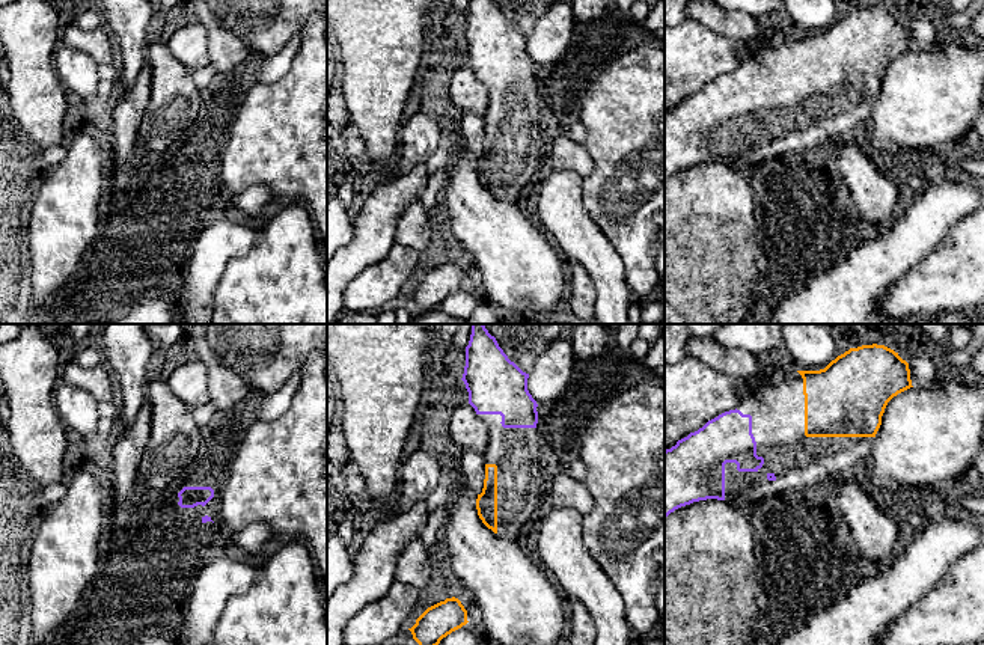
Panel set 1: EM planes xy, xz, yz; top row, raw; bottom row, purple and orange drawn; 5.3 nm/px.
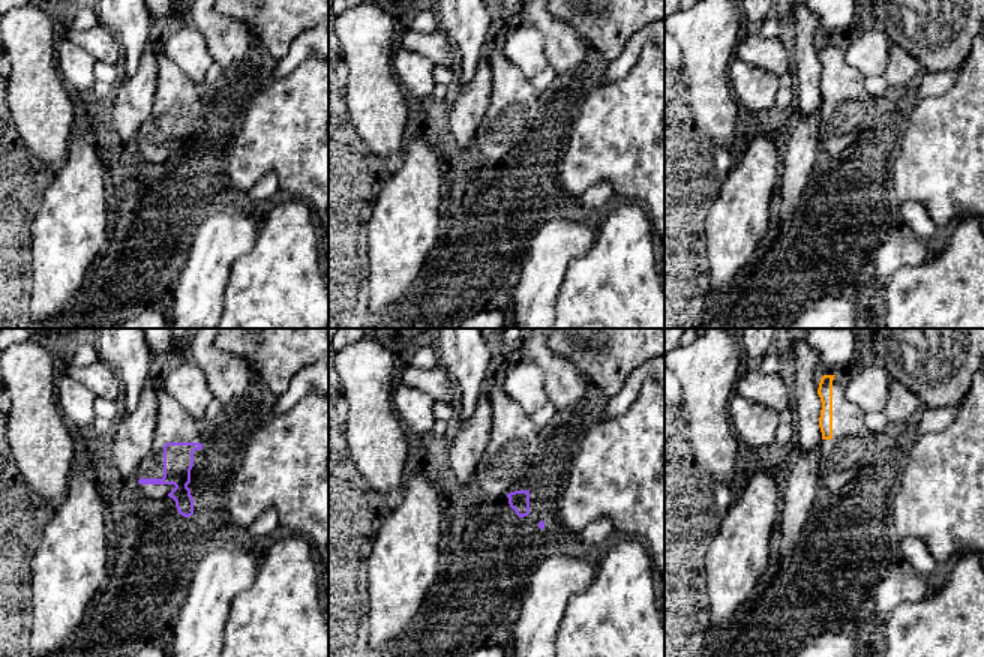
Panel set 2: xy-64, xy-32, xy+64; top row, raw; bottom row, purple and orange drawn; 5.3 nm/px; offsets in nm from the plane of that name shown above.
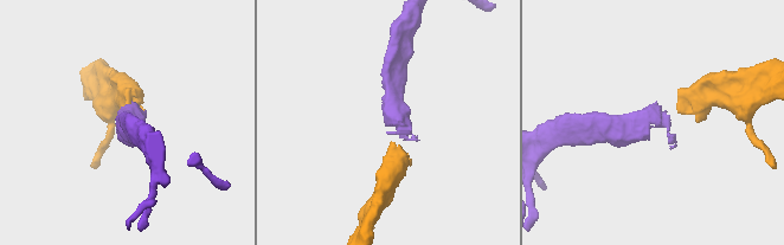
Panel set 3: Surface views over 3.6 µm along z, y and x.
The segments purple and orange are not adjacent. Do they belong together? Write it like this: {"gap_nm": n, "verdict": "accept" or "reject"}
{"gap_nm": 200, "verdict": "accept"}

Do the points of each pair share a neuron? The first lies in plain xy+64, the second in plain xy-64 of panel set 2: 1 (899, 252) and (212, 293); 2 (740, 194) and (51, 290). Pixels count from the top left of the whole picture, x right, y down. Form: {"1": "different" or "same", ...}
{"1": "same", "2": "same"}

